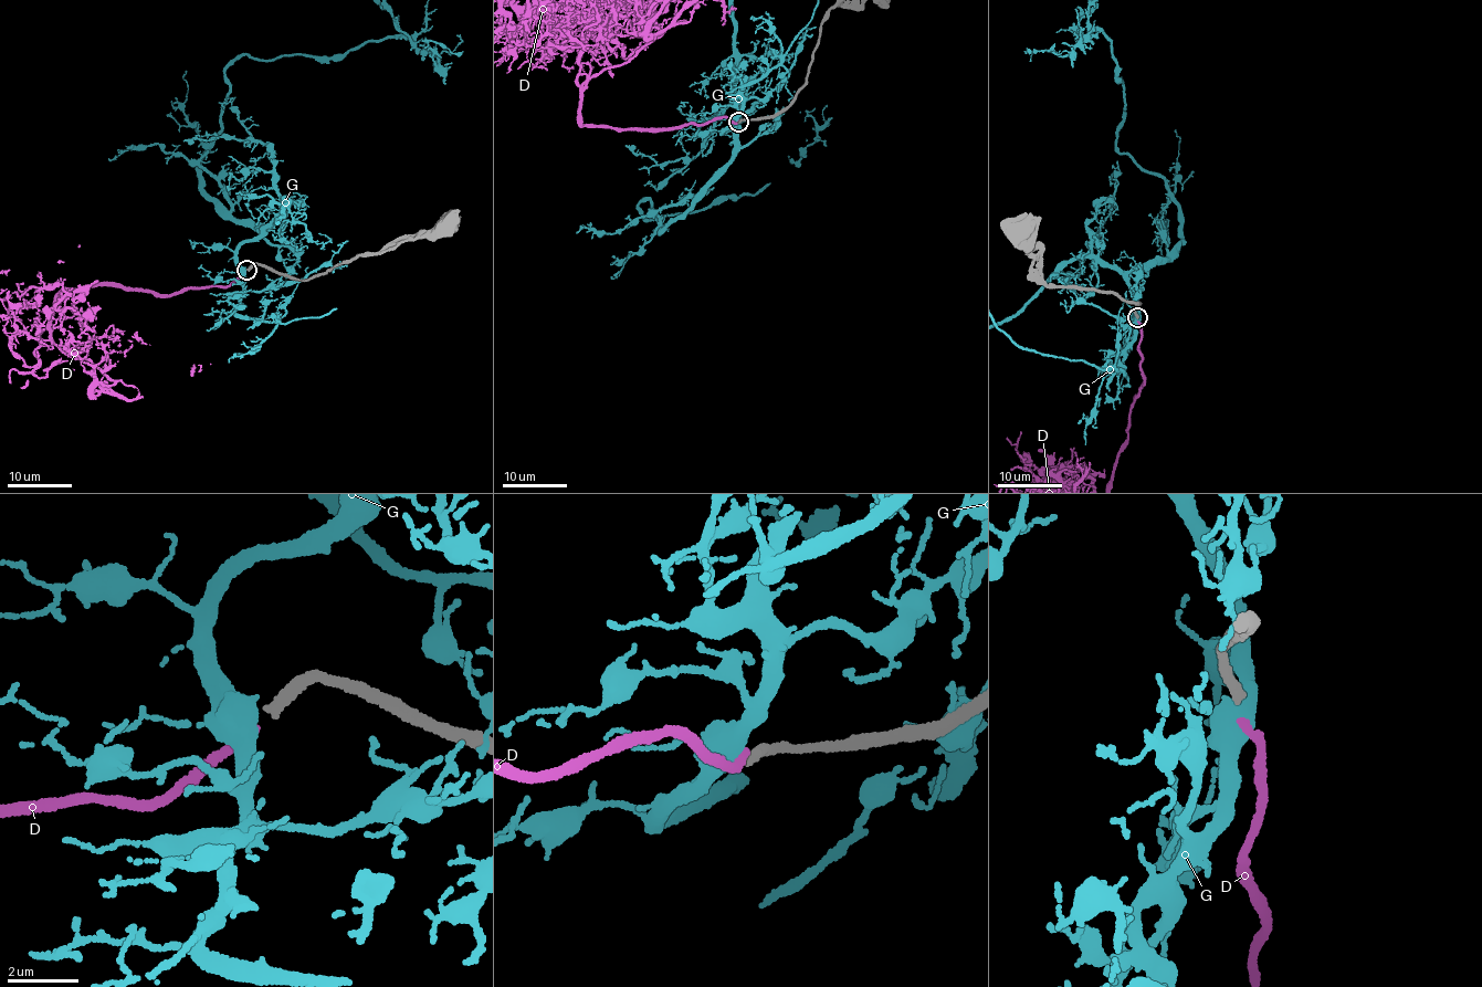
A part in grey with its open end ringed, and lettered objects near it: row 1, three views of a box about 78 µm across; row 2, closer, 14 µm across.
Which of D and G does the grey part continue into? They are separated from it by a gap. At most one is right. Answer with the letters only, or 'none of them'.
D

